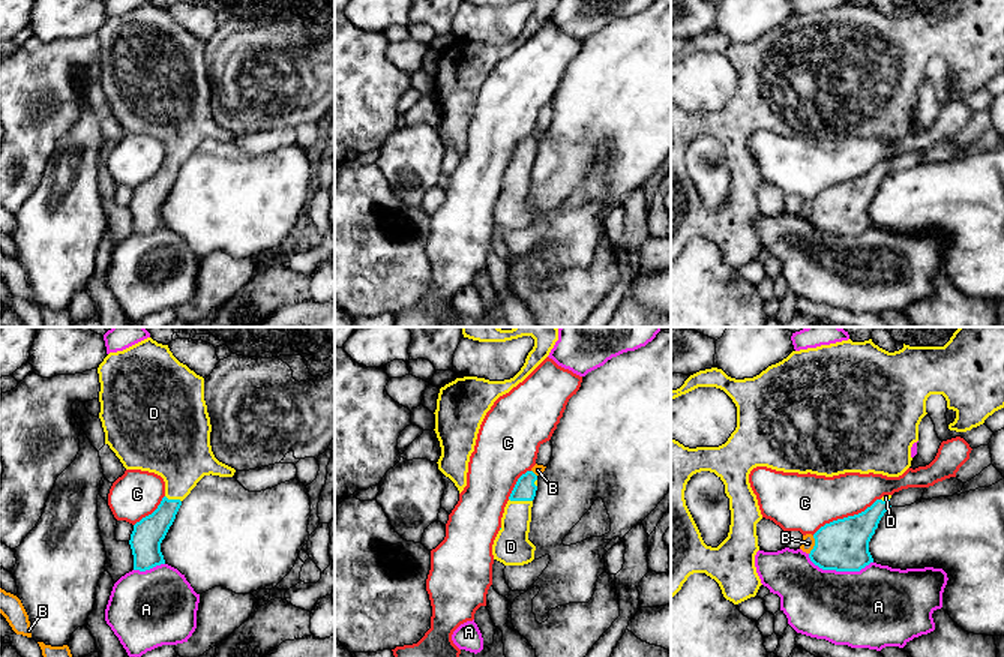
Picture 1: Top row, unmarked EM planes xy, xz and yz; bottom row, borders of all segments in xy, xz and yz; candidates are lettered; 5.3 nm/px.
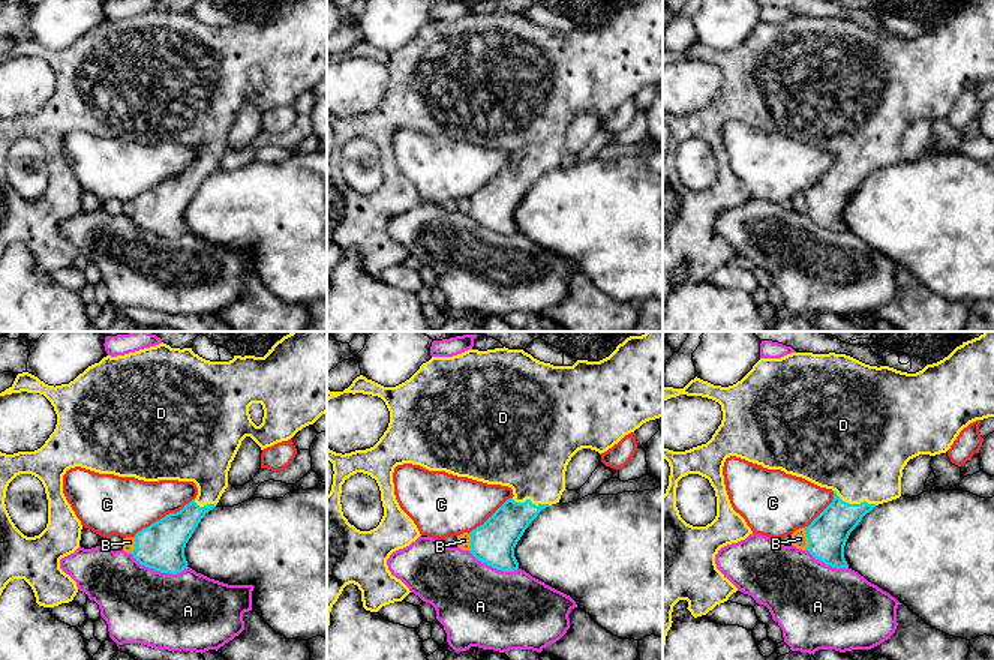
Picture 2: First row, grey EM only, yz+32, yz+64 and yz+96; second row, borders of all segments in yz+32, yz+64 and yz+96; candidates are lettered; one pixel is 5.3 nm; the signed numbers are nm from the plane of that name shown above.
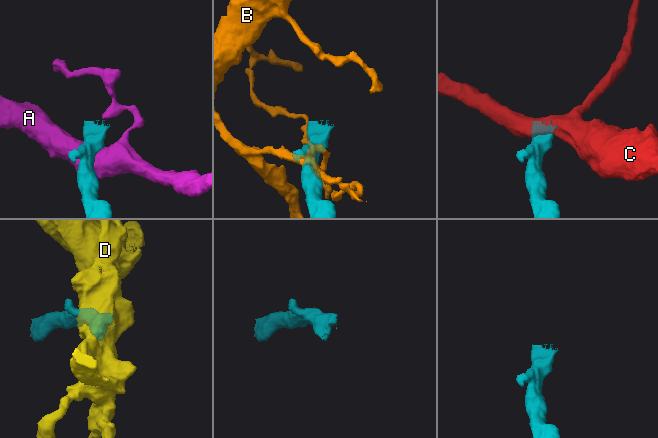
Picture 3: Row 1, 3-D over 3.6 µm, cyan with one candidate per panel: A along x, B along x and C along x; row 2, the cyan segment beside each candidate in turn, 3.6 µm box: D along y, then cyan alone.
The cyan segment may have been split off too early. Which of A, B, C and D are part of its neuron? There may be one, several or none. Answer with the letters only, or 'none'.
D

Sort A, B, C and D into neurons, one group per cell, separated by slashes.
A / B / C / D

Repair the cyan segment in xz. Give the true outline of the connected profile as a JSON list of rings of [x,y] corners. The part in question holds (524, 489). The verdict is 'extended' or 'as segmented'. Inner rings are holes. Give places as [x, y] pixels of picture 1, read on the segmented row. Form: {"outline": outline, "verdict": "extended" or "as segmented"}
{"outline": [[[533,471],[522,474],[504,507],[501,530],[494,544],[494,560],[504,566],[524,566],[534,560],[536,546],[528,540],[531,507],[537,490],[537,476]]], "verdict": "extended"}

